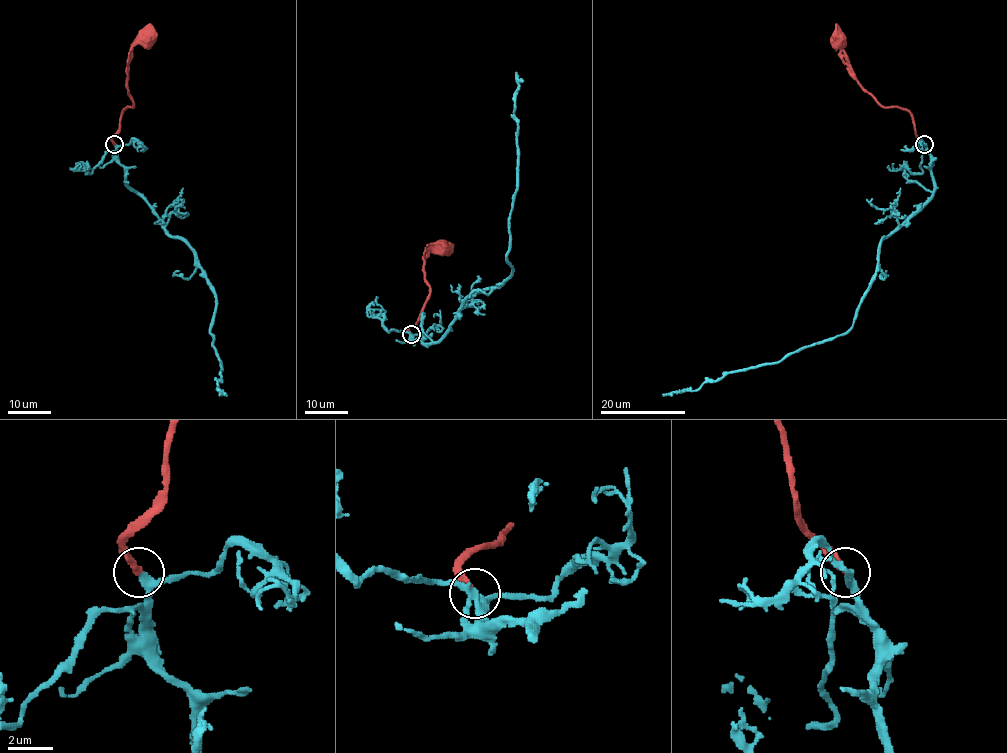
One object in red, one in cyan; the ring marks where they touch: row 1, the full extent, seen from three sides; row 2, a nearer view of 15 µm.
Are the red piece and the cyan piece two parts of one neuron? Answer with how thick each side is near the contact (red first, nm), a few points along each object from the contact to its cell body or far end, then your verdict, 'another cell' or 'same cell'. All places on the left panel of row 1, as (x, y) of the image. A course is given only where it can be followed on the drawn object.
320 nm thick on the red side, 220 nm on the other; red runs (114, 144), (112, 138), (121, 117), (127, 107), (133, 106), (127, 79), (132, 46), (146, 38); cyan runs (114, 144), (126, 183), (155, 212), (165, 230), (186, 243), (216, 297), (210, 332), (220, 360), (220, 394); same cell

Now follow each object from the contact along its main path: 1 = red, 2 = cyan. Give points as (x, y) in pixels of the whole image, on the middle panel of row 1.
1: (411, 334), (408, 329), (417, 322), (430, 291), (423, 266), (429, 252), (443, 247)
2: (411, 334), (434, 344), (468, 297), (496, 287), (512, 273), (507, 255), (516, 190), (516, 72)

